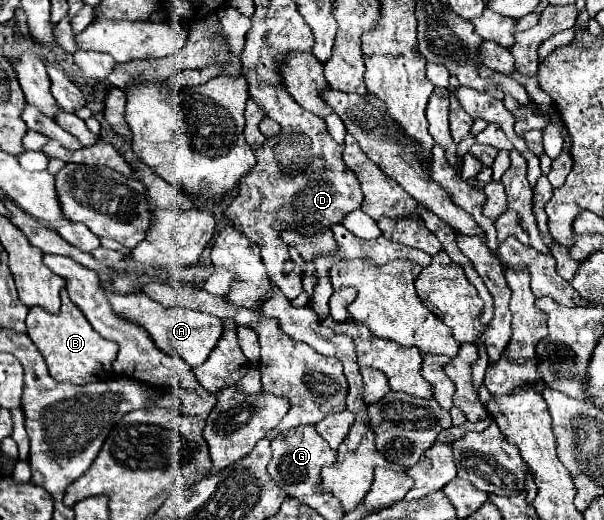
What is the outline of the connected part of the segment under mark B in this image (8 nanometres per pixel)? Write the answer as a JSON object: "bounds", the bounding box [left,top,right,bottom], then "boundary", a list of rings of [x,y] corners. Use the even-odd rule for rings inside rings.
{"bounds":[26,289,118,385],"boundary":[[[66,289],[62,291],[62,309],[58,315],[50,315],[40,307],[32,307],[26,317],[26,327],[28,327],[28,337],[44,355],[50,377],[54,381],[84,385],[84,383],[104,381],[108,373],[112,373],[112,361],[116,359],[118,345],[114,341],[106,341],[88,325],[82,311],[78,311],[78,307],[74,307],[74,303],[68,299]]]}

